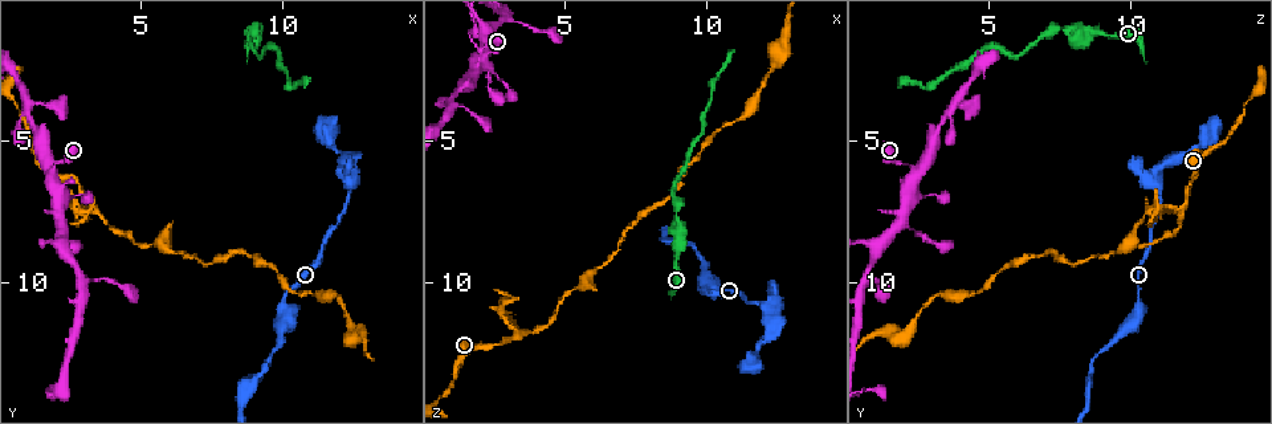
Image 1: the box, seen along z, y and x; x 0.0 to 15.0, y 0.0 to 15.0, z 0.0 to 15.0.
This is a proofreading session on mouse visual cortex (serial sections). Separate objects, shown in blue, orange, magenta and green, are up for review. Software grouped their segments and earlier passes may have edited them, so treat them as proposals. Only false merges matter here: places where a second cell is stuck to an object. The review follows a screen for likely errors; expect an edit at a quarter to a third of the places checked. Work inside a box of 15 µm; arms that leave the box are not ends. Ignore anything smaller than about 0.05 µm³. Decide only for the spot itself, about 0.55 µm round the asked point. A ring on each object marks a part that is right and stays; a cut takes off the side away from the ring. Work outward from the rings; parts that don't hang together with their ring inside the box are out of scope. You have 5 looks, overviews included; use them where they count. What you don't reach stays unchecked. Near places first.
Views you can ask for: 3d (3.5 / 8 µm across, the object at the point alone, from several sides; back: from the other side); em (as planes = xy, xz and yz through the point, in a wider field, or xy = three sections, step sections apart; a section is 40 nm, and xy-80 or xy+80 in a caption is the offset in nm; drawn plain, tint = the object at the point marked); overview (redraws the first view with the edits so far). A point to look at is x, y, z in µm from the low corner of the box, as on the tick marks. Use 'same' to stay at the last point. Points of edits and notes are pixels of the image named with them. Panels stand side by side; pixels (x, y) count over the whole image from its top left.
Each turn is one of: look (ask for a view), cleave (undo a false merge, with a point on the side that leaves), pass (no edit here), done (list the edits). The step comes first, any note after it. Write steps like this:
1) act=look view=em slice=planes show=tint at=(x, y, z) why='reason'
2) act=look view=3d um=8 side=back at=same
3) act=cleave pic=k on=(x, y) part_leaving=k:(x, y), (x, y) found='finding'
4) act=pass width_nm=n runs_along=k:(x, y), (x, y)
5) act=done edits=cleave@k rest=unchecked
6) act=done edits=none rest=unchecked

act=look view=3d um=3.5 side=back at=(3.5, 7.3, 11.9) why='sharp bend'

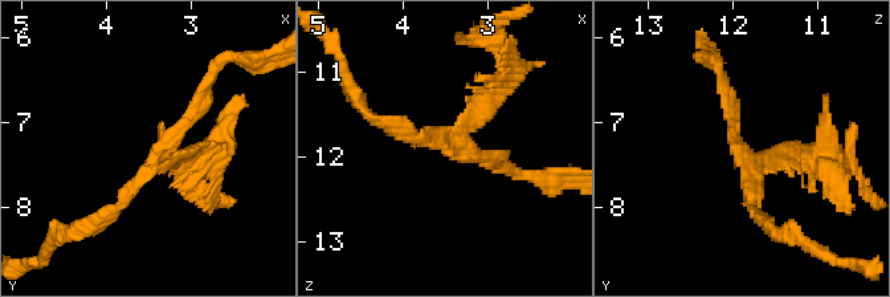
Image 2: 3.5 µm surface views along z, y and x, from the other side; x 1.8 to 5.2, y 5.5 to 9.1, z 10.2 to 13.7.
act=look view=em slice=planes show=tint at=(3.40, 7.45, 11.85) arms=3 arm_widths_nm=100,150,150 why='now the EM'

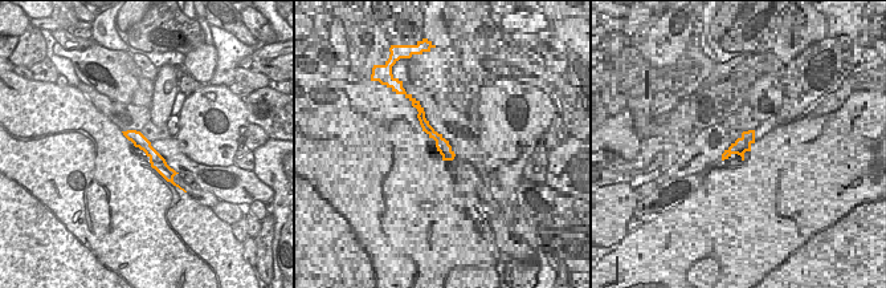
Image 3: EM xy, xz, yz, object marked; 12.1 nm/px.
act=cleave pic=2 on=(811, 150) found='a second cell is stuck on'

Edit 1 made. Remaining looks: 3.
act=look view=3d um=8 at=(2.1, 7.8, 1.9) why='thin neck'

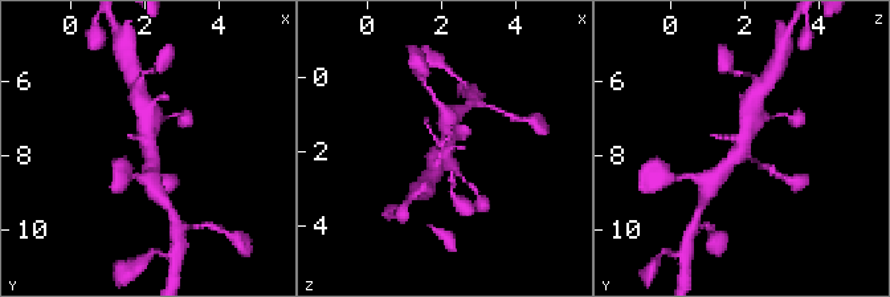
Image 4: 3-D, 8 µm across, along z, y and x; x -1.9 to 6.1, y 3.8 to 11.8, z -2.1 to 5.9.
act=look view=3d um=3.5 at=(2.2, 7.7, 2.0)

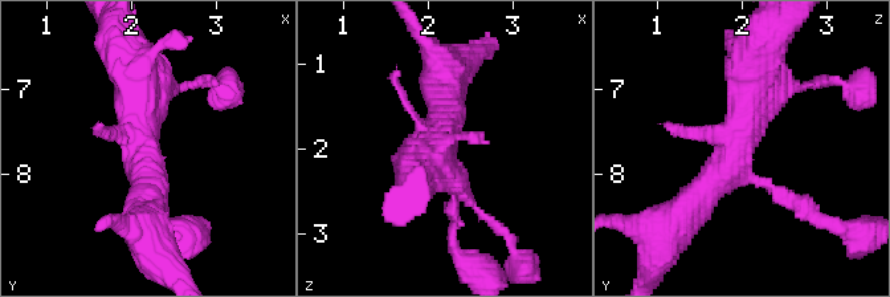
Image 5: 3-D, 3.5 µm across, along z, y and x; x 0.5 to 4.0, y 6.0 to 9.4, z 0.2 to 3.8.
act=look view=em slice=xy step=2 show=tint at=(2.10, 7.80, 1.85)

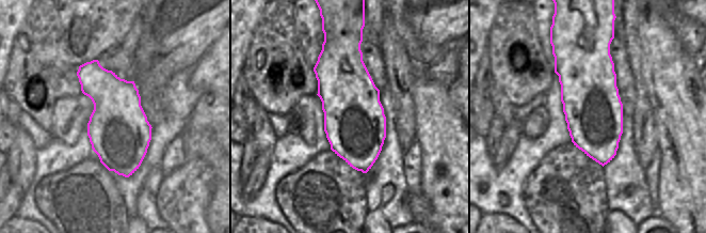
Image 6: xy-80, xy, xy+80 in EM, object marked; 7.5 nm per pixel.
act=pass runs_along=5:(752, 70), (737, 153), (672, 226) found='continuous, no second cell'

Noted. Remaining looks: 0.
act=done edits=cleave@2 rest=unchecked

